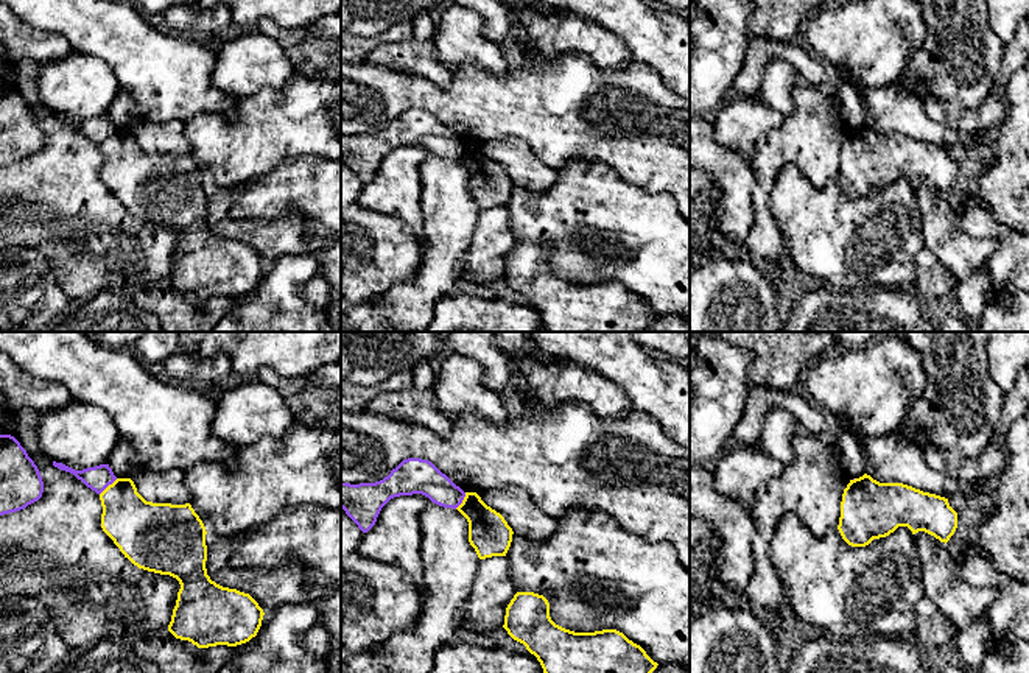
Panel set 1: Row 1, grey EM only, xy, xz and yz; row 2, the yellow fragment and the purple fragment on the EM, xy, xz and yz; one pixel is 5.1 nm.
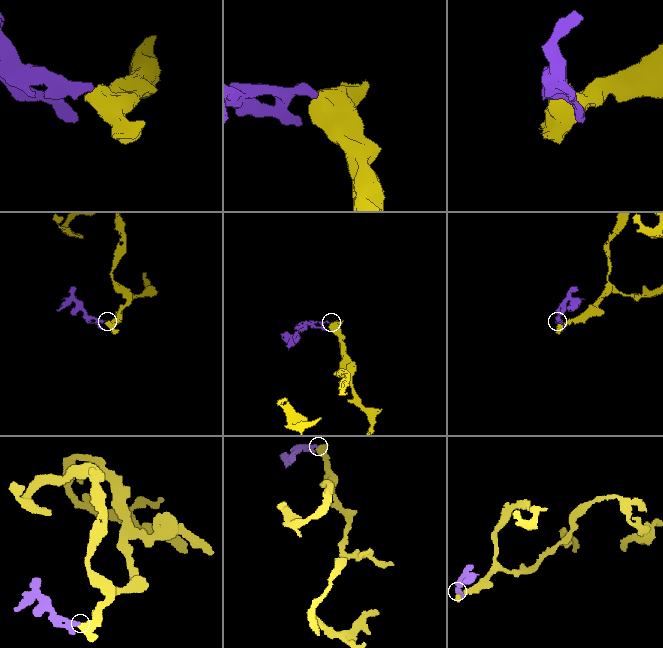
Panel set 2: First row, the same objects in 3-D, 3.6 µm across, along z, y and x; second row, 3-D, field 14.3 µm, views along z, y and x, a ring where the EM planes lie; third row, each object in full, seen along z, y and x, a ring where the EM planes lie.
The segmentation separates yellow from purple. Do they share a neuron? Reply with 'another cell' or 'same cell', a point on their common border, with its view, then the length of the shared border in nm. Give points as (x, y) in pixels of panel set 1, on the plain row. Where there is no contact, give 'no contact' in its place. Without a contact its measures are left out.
another cell; contact xy (108, 137); length 130 nm

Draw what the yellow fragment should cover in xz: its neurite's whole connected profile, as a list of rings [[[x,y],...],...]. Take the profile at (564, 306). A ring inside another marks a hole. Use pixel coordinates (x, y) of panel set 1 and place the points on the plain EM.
[[[534,243],[514,246],[503,279],[537,308],[546,332],[643,332],[658,316],[616,280],[574,284],[556,276],[548,251]]]

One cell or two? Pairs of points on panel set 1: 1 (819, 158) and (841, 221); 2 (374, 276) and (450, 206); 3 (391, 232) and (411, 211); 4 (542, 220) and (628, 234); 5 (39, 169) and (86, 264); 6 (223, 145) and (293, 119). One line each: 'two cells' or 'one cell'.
1: two cells
2: two cells
3: two cells
4: one cell
5: one cell
6: one cell

